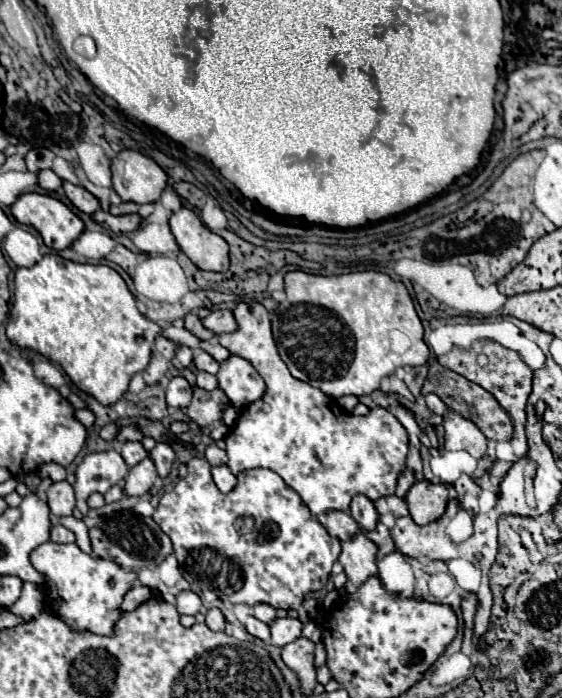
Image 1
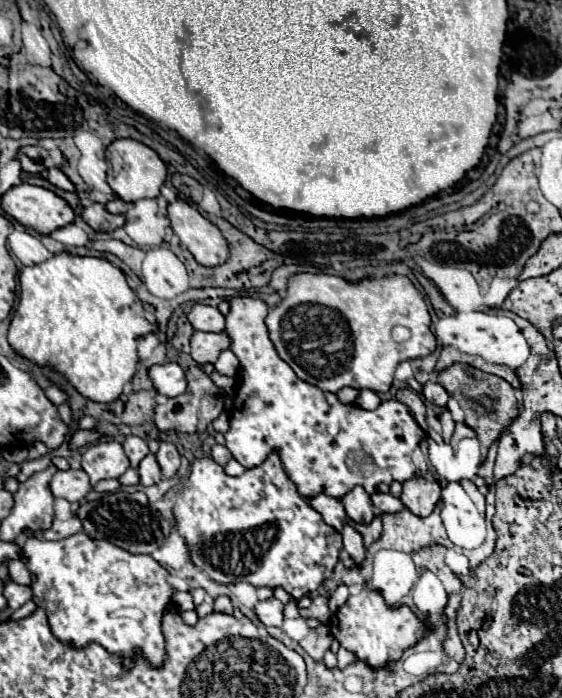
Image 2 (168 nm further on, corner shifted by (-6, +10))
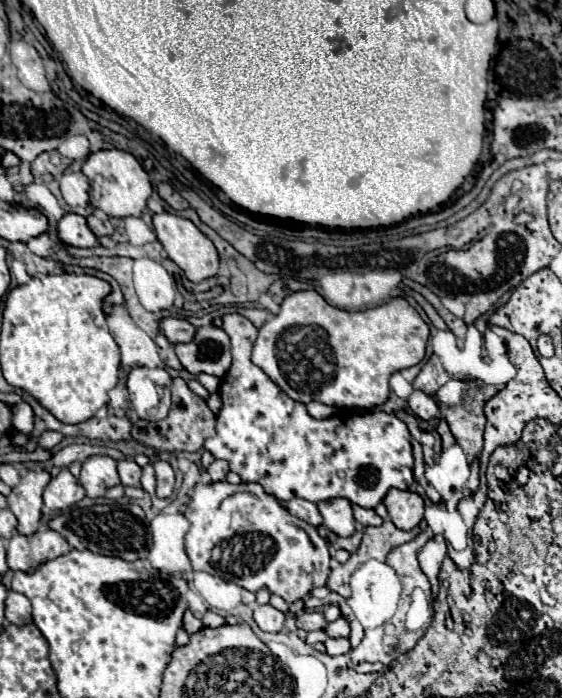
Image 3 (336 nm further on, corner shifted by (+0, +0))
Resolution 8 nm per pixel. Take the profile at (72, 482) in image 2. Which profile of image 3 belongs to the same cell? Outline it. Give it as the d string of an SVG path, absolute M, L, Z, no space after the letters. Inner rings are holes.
M61 468L59 476L55 476L47 488L43 490L43 502L45 506L49 506L51 510L65 510L69 506L73 506L75 502L85 498L85 490L79 484L79 480L67 470Z

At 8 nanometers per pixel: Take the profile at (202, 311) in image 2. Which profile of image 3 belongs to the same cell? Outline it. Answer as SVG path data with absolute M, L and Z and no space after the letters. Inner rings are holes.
M163 318L161 320L161 330L165 332L165 336L173 344L191 342L193 334L197 334L197 328L191 322L187 322L185 318Z

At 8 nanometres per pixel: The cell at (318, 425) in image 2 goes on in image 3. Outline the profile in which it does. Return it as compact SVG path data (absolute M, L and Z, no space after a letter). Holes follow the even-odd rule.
M225 314L223 330L231 338L233 364L225 378L221 378L219 396L223 402L217 414L217 434L205 440L205 450L215 458L227 460L231 472L239 474L243 482L257 482L277 500L287 502L289 498L305 498L311 502L325 502L331 498L347 498L363 508L375 508L391 488L407 490L413 478L413 454L411 454L411 434L397 416L369 410L355 412L345 410L331 418L317 420L307 412L307 406L289 398L259 366L251 362L251 348L257 338L257 328L241 314Z

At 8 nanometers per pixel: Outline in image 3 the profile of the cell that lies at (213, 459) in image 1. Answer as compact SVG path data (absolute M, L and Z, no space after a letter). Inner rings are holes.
M215 460L215 462L207 468L207 472L209 472L209 476L211 476L213 482L217 482L217 480L225 480L225 474L229 472L229 466L227 466L225 460Z

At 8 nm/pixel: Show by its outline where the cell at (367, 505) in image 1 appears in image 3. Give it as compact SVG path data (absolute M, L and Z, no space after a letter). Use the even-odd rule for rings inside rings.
M333 498L327 502L319 502L317 506L323 516L323 524L337 536L351 536L355 532L353 504L347 498Z

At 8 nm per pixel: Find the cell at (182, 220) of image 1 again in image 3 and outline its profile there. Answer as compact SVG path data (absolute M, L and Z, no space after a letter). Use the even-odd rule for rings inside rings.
M163 212L163 214L155 214L153 216L153 224L155 224L155 232L159 242L163 244L167 256L185 272L185 276L191 282L201 282L205 278L211 278L217 274L219 270L219 256L217 250L213 246L213 242L187 218Z

